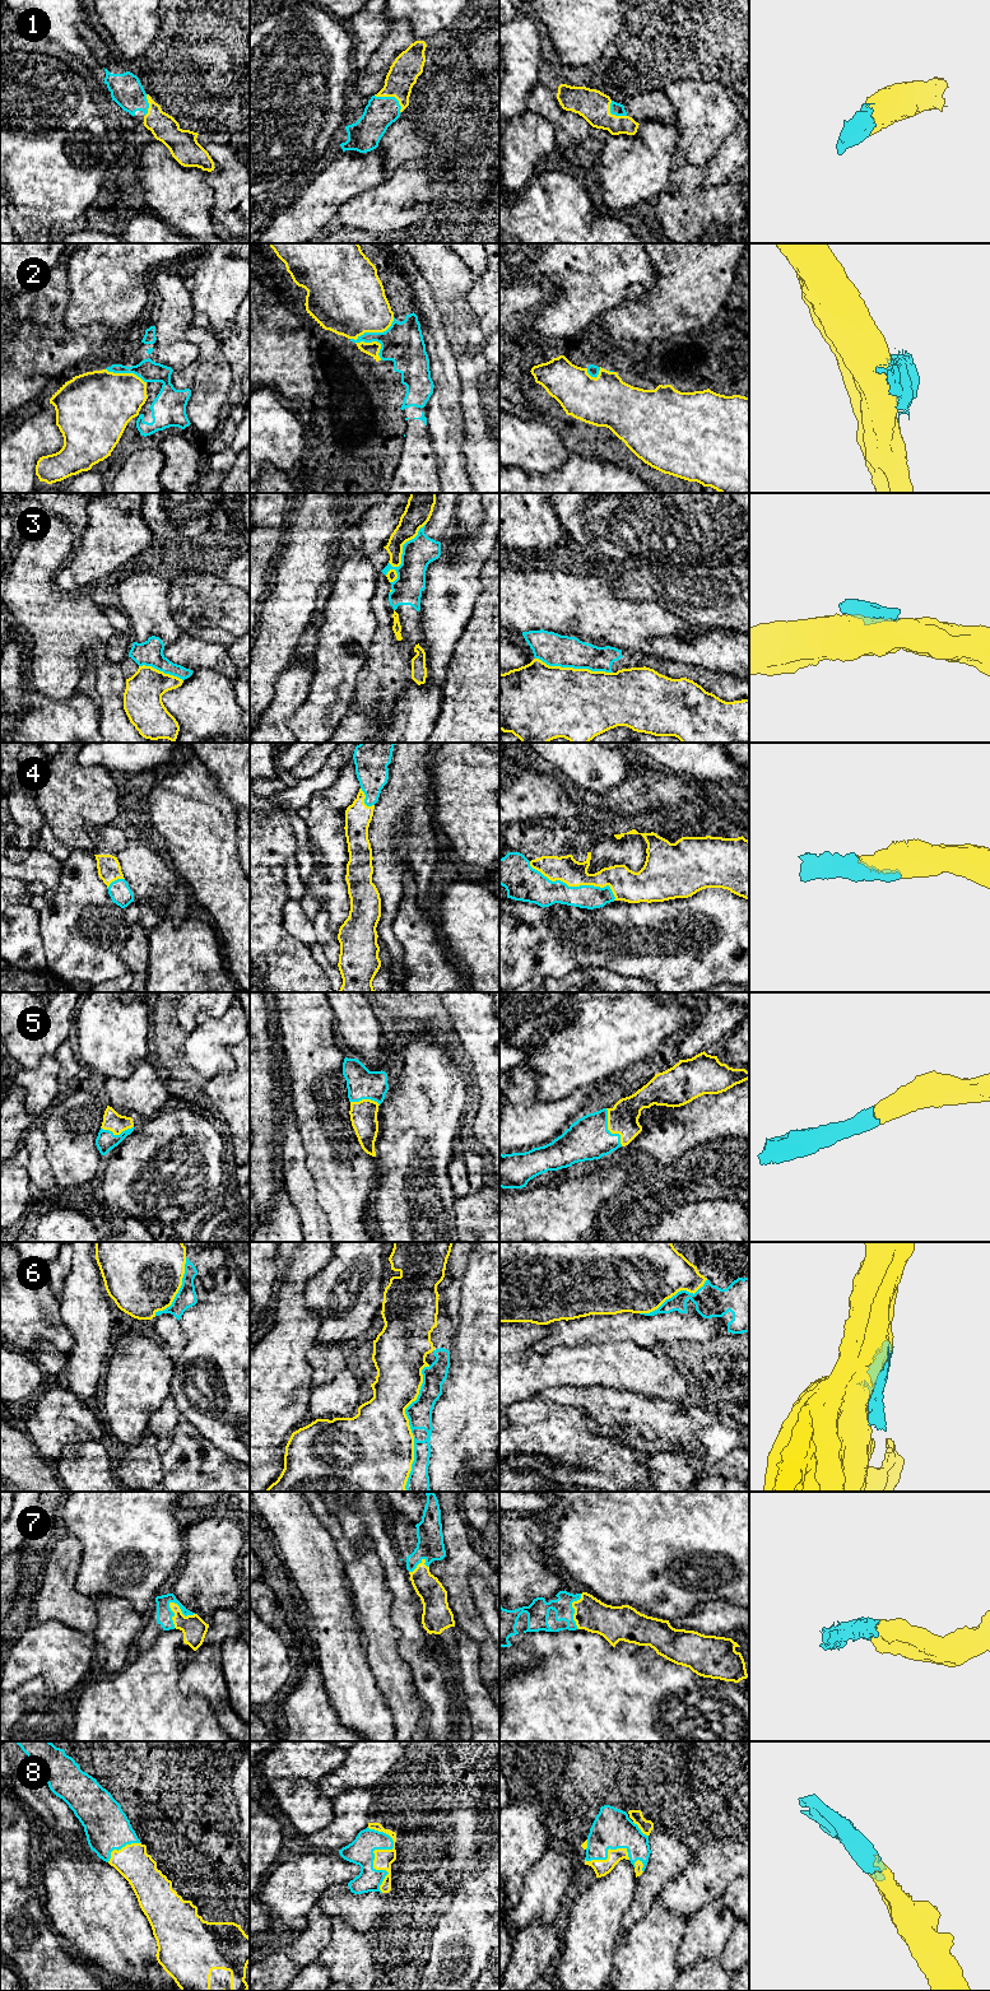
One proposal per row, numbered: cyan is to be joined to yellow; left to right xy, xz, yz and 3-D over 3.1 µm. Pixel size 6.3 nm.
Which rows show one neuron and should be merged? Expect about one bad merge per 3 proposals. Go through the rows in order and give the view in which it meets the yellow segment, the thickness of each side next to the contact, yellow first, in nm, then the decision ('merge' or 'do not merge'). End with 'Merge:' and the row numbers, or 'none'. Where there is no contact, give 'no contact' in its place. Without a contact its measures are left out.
1: xz | 190/200 nm | merge
2: xz | 440/260 nm | do not merge
3: xz | 160/190 nm | do not merge
4: yz | 160/190 nm | merge
5: yz | 190/260 nm | merge
6: xz | 480/160 nm | do not merge
7: xy | 160/100 nm | merge
8: xz | 120/160 nm | merge
Merge: 1, 4, 5, 7, 8

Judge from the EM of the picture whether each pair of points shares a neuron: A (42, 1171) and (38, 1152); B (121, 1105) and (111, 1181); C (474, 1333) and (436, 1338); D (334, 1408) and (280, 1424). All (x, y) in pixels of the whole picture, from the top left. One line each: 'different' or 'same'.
A: same
B: different
C: different
D: different

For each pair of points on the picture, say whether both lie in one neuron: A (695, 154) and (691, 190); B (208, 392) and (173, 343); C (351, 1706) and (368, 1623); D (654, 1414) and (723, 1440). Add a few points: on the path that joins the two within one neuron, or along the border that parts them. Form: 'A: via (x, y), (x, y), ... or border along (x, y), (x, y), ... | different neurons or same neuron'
A: border along (679, 161), (705, 166) | different neurons
B: border along (187, 330), (186, 338), (198, 348), (196, 359) | different neurons
C: border along (354, 1608), (357, 1623), (363, 1636) | different neurons
D: border along (717, 1419), (692, 1436), (703, 1460) | different neurons

